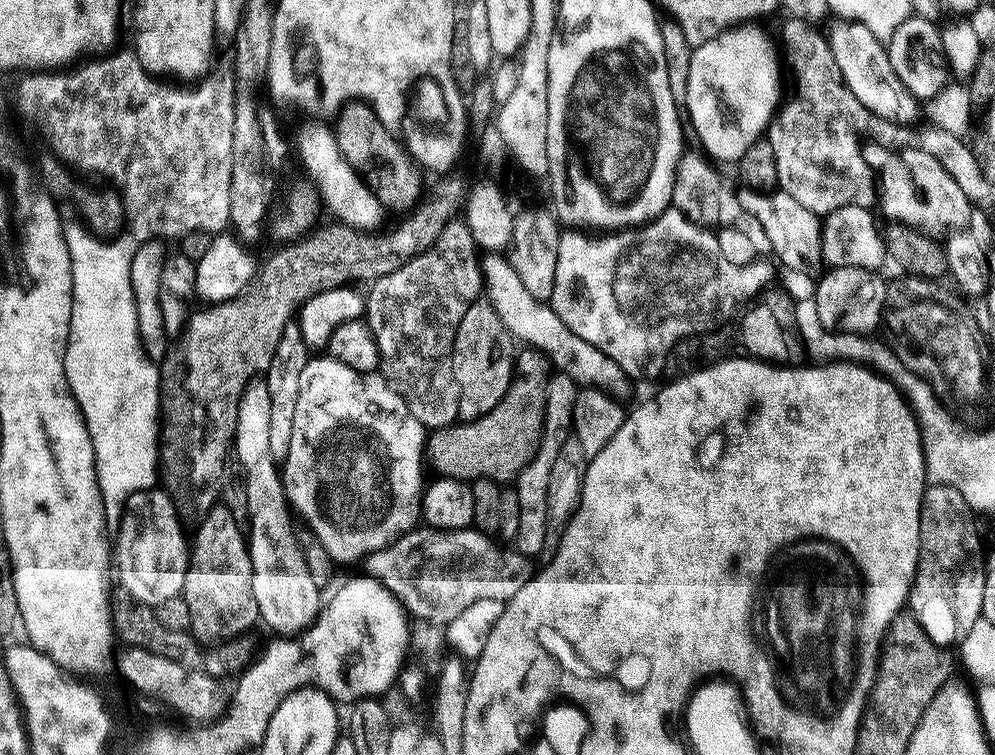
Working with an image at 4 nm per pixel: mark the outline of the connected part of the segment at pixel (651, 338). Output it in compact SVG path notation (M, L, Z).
M671 206L661 216L635 230L602 234L599 239L594 236L597 235L584 230L561 231L550 303L571 332L590 342L590 346L598 346L602 354L614 358L636 382L648 380L660 371L663 373L672 347L675 349L681 342L696 338L699 332L711 333L719 329L723 325L720 323L730 319L736 307L745 303L744 292L752 288L752 276L748 276L748 272L736 272L734 262L729 262L722 254L719 235L690 222Z

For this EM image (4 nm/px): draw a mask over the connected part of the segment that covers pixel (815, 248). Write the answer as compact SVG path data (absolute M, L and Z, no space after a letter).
M773 190L767 194L757 191L745 191L744 204L748 212L756 216L772 252L785 265L785 269L811 270L820 264L820 255L824 252L824 244L820 241L821 217L802 206L797 199L781 190Z

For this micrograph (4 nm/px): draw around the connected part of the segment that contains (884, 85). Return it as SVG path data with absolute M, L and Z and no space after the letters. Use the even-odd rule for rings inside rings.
M838 20L834 23L831 33L828 31L826 37L845 87L853 92L865 113L878 119L891 120L901 126L911 126L919 118L922 104L910 94L910 90L906 90L898 74L894 74L894 66L890 66L885 45L858 20Z

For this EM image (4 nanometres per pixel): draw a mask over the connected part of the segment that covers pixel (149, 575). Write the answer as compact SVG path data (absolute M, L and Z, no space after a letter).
M144 489L143 492L136 492L127 503L126 509L121 512L118 528L132 528L138 540L136 566L140 576L144 576L144 596L141 602L156 608L168 599L179 597L185 584L190 550L187 539L184 540L183 525L165 489Z

